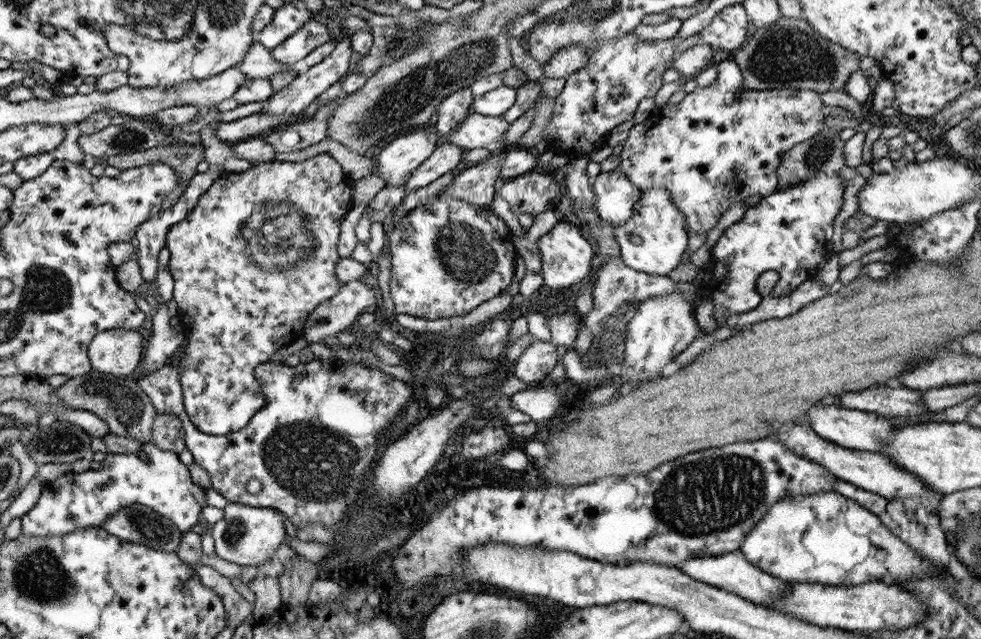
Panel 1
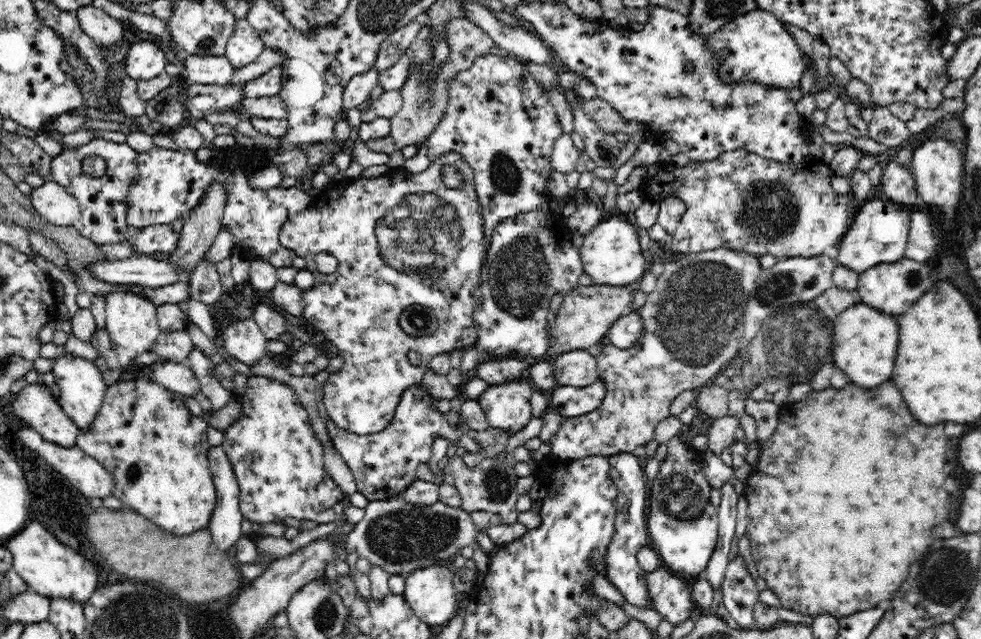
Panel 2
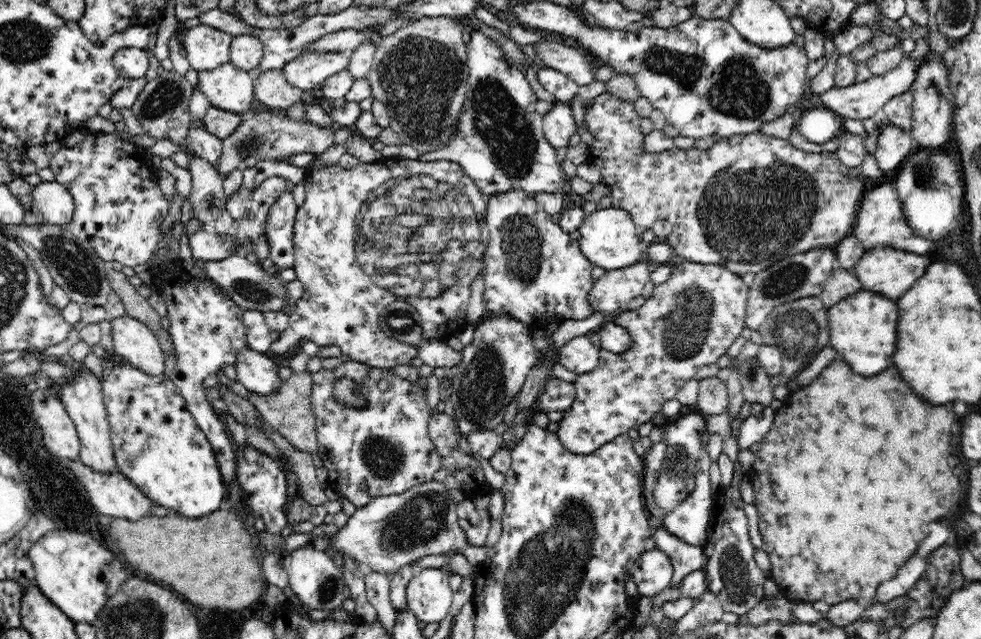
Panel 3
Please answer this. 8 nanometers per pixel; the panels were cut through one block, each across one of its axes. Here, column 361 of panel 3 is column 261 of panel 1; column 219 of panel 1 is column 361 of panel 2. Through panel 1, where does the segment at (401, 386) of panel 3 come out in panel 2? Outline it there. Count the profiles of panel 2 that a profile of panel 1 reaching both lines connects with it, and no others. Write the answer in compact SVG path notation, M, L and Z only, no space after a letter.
M408 386L400 394L400 402L396 406L396 412L382 432L374 432L368 436L354 436L346 430L336 428L330 414L320 414L324 420L328 440L332 442L332 448L340 454L344 464L348 466L350 474L356 480L356 490L362 494L368 502L384 502L392 498L402 498L402 494L416 484L418 468L422 464L430 464L432 460L432 448L436 438L446 438L450 444L456 444L458 448L466 448L468 454L474 454L478 460L484 458L486 448L482 448L470 434L470 430L460 422L452 426L446 420L446 414L432 408L432 396L422 386Z

